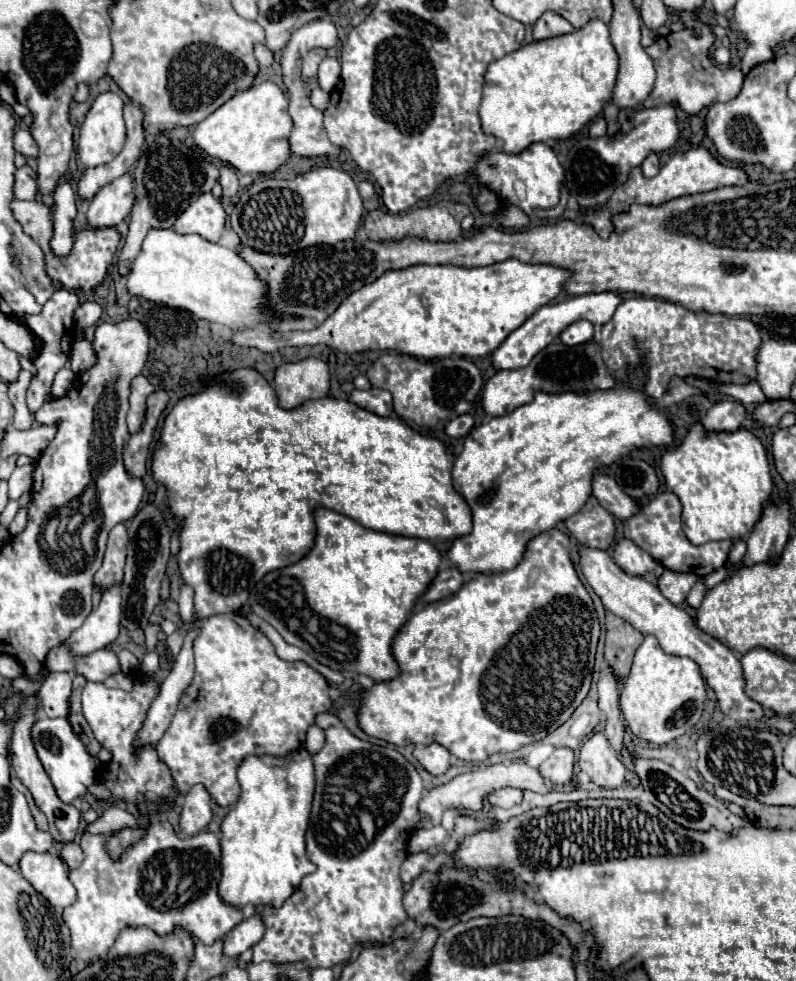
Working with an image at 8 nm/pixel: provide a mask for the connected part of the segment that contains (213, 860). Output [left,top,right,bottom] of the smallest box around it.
[64,820,242,962]

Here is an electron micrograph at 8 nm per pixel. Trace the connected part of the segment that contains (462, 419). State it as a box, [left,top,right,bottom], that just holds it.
[446,414,474,438]

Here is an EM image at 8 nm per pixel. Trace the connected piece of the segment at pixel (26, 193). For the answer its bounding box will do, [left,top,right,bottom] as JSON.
[14,166,36,200]

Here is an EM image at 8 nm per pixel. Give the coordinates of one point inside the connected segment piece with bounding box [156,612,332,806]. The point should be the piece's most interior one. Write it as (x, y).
(244, 700)

